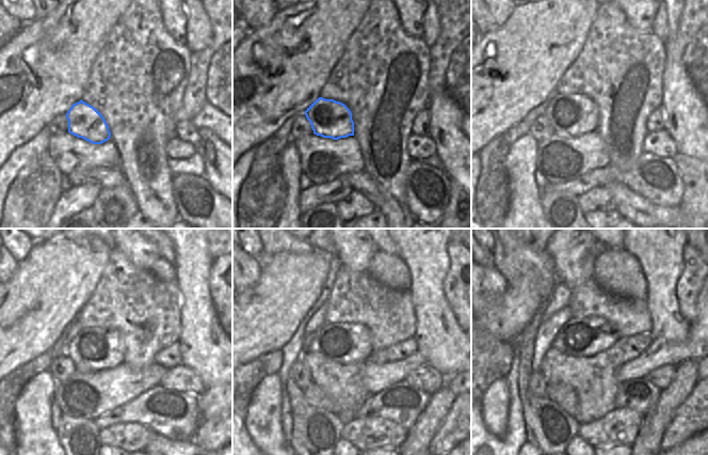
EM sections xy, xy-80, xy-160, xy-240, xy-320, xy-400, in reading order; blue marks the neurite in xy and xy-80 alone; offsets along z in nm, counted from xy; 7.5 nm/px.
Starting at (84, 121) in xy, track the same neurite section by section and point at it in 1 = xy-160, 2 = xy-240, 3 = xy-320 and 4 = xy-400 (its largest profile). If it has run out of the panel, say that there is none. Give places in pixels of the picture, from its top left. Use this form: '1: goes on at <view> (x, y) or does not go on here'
1: goes on at xy-160 (570, 115)
2: goes on at xy-240 (92, 349)
3: goes on at xy-320 (344, 343)
4: goes on at xy-400 (585, 336)

